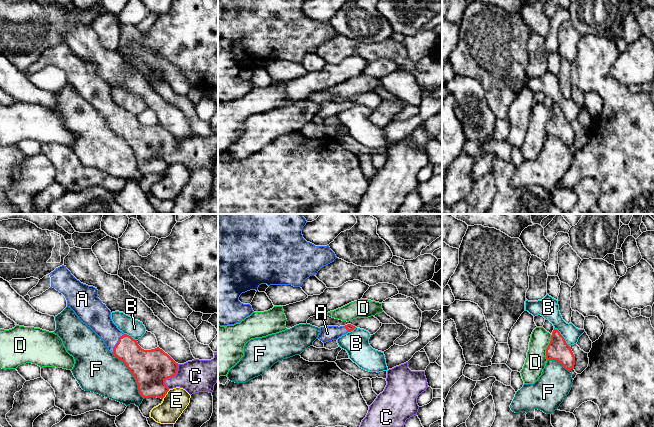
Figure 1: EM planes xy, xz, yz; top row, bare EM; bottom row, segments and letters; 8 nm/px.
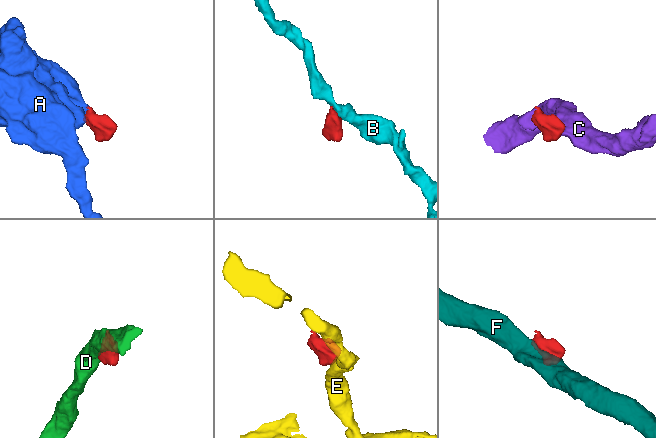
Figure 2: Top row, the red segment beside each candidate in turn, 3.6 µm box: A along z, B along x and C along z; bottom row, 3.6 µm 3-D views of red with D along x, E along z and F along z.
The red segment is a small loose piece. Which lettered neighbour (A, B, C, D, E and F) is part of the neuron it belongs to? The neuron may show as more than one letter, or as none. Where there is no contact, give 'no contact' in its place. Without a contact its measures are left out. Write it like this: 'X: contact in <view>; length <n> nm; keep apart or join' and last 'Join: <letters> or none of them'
A: contact in xy; length 180 nm; join
B: contact in yz; length 190 nm; keep apart
C: contact in xy; length 220 nm; keep apart
D: contact in yz; length 220 nm; keep apart
E: contact in xy; length 100 nm; keep apart
F: contact in xy; length 440 nm; keep apart
Join: A

